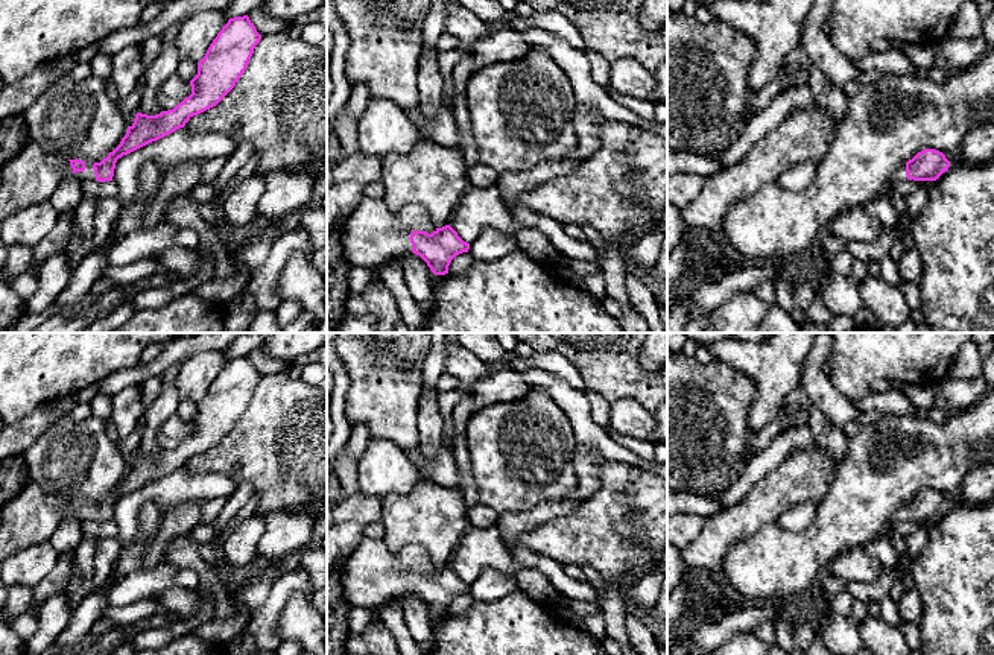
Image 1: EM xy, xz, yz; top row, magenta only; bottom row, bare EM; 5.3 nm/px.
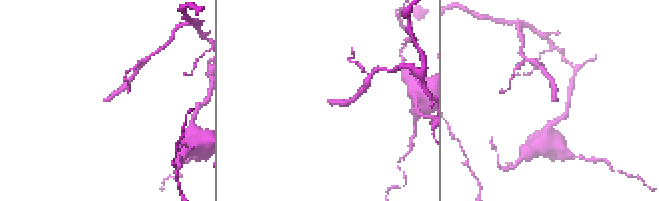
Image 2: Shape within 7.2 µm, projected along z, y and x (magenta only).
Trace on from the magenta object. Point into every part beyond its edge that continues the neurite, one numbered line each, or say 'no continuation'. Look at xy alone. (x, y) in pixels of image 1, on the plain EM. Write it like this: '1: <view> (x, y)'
1: xy (32, 515)

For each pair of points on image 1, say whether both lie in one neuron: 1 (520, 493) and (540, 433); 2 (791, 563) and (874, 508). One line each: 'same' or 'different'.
1: same
2: same

